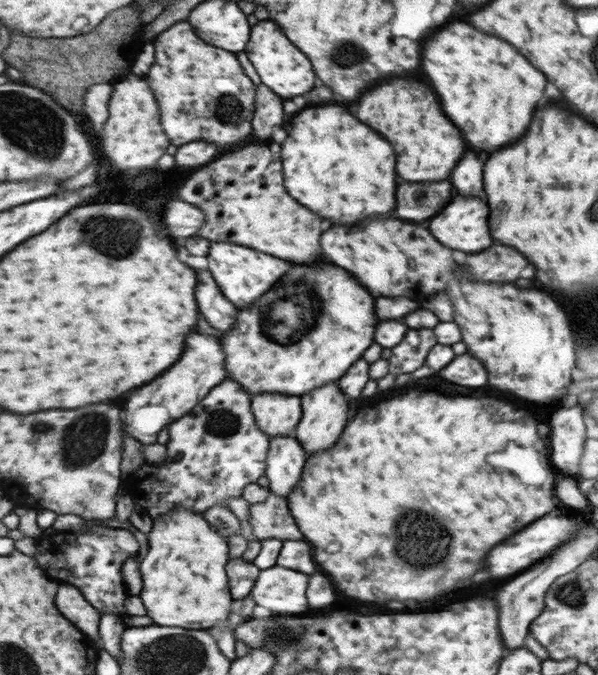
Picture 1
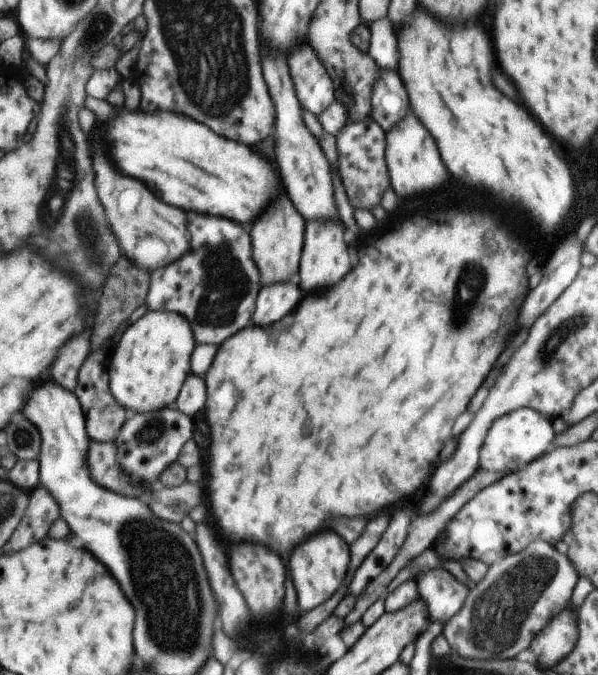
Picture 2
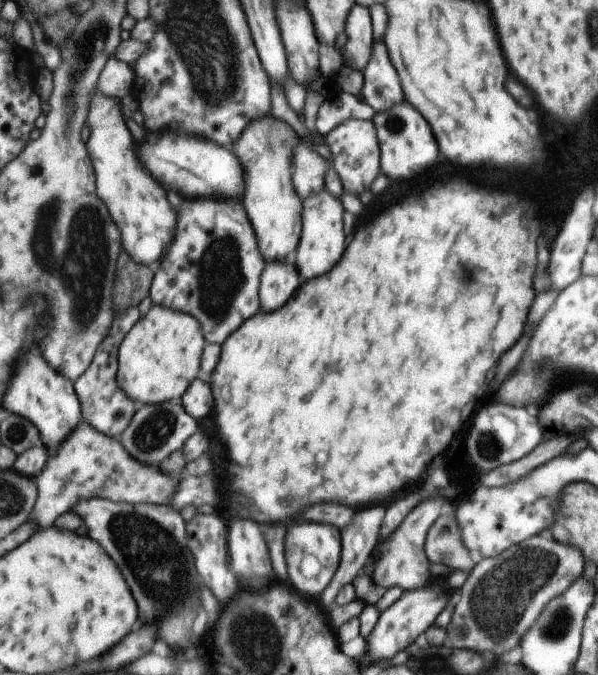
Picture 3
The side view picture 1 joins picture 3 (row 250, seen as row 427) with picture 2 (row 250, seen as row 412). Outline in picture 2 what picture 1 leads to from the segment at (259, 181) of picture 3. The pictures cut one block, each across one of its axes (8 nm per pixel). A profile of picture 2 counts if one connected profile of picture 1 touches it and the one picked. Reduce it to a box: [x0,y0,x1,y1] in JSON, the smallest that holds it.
[254,194,305,286]

